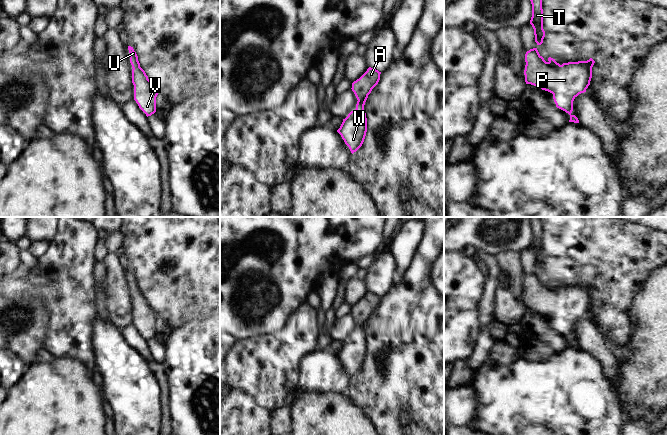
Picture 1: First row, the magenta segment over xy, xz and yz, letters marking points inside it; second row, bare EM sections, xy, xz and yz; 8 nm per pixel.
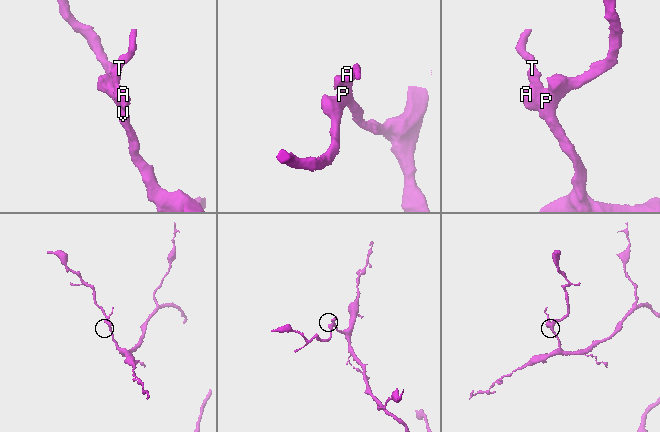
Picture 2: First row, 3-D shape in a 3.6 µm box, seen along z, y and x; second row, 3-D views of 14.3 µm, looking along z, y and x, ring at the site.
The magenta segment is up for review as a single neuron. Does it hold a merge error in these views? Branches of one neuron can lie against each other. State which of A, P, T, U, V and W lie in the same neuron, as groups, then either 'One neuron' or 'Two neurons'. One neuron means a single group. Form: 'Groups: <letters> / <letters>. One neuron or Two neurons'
Groups: A P T U V W. One neuron.

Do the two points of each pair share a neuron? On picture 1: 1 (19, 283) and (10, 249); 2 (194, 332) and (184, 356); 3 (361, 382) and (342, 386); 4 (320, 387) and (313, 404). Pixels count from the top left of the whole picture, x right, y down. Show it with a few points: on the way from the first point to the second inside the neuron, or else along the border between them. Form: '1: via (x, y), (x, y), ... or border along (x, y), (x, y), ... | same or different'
1: border along (22, 264), (10, 275) | different
2: via (194, 338), (194, 346), (190, 350) | same
3: border along (352, 378), (352, 383), (347, 393) | different
4: border along (302, 390), (317, 394), (341, 394) | different

